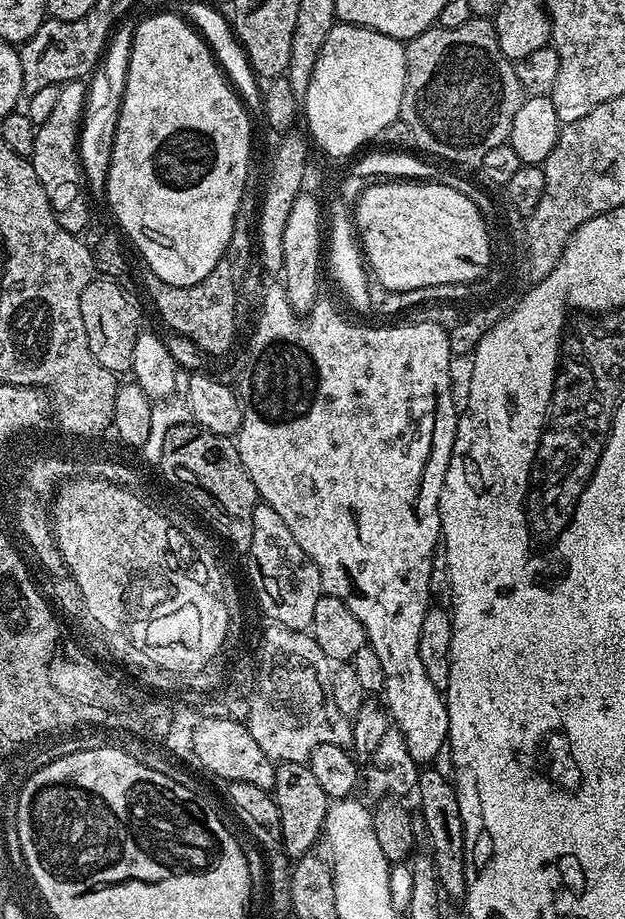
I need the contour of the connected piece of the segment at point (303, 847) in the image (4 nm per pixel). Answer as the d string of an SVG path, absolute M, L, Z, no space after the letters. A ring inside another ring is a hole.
M286 762L276 764L274 786L270 789L280 815L280 839L283 855L299 858L309 855L321 839L330 803L326 790L314 778L314 770L307 763Z

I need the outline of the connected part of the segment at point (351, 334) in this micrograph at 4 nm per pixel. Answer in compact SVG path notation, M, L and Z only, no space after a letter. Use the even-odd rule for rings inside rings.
M276 286L263 293L262 307L255 317L255 324L260 327L256 332L256 341L246 350L248 361L240 372L238 395L242 412L239 432L234 436L238 454L242 458L243 468L250 474L256 487L256 495L270 506L286 522L290 534L298 541L298 546L318 566L321 589L327 595L338 598L350 606L350 614L362 622L368 635L367 647L373 648L382 661L382 670L386 674L383 703L393 725L406 738L406 750L417 765L428 766L445 747L448 738L448 706L441 689L426 678L422 667L422 658L418 658L418 634L422 634L422 618L430 607L428 587L432 557L437 555L440 535L440 495L450 466L450 454L454 450L456 421L458 419L458 401L452 394L452 373L454 357L450 350L448 333L445 325L435 324L432 320L416 320L413 324L392 324L389 328L371 328L368 324L355 324L347 320L332 304L318 302L304 315L295 312L286 298L283 287Z

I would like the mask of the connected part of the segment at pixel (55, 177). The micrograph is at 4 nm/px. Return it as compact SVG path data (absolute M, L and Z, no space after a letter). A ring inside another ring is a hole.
M67 80L60 85L58 98L47 115L46 122L42 122L36 129L34 138L34 150L31 154L31 162L34 166L34 174L38 174L38 182L42 182L42 190L46 190L46 198L50 198L50 206L58 218L58 226L67 232L83 233L83 228L88 224L88 202L90 192L86 187L83 166L80 164L80 126L84 122L84 113L90 104L90 92L88 96L87 83L84 80Z

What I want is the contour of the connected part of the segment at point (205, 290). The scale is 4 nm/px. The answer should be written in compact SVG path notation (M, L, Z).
M225 264L214 266L214 270L206 274L202 282L194 282L194 286L170 286L149 271L143 275L144 288L149 298L156 303L156 312L164 319L166 327L185 336L194 347L201 348L208 356L224 356L233 351L228 344L232 335L232 318L230 292L226 292Z

